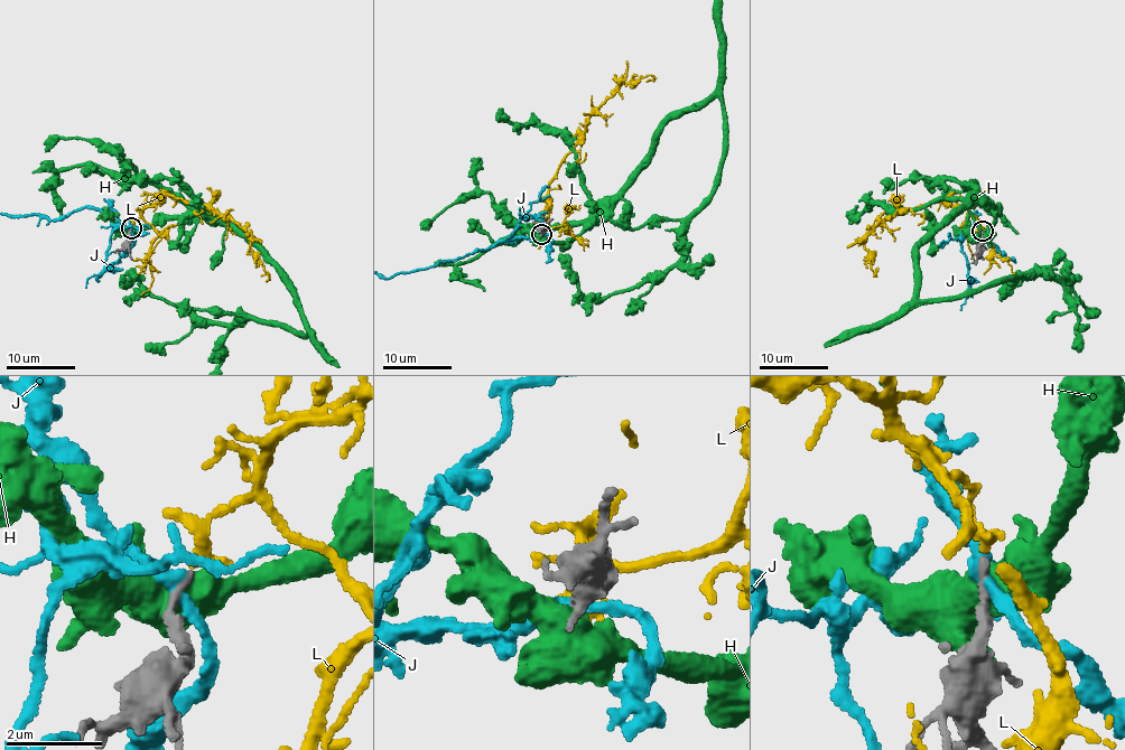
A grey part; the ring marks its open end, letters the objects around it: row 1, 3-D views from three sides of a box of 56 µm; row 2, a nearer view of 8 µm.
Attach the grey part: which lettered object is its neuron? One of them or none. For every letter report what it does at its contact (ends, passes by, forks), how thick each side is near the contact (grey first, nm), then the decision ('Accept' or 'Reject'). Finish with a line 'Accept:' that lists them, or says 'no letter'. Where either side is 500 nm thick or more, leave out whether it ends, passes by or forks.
H: Thickness 280 nm (grey) against 600 nm. Reject
J: It passes by. Thickness 220 nm (grey) against 240 nm. Reject
L: It passes by. Thickness 150 nm (grey) against 190 nm. Accept
Accept: L

